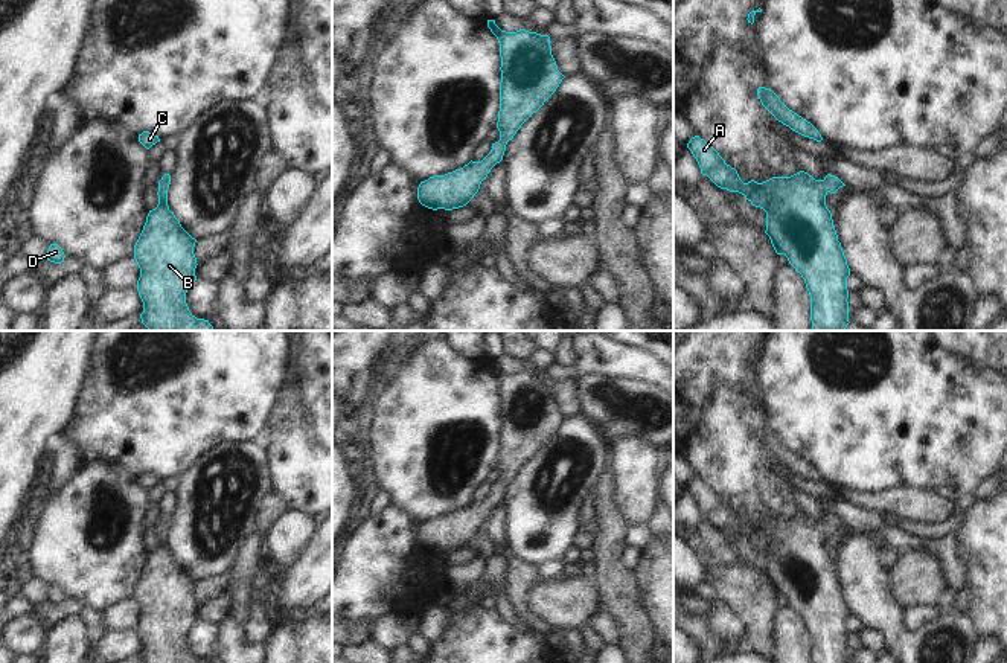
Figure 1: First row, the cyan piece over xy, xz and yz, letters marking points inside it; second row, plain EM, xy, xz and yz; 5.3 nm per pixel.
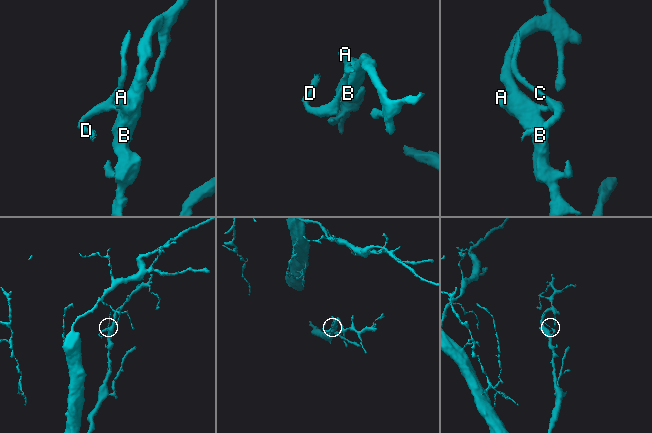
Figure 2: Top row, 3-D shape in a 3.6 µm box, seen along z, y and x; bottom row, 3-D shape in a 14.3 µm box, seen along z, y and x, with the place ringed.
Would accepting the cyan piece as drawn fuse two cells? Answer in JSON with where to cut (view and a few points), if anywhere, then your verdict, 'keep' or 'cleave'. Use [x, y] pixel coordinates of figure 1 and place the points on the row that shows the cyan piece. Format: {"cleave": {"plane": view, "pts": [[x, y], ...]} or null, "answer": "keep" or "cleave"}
{"cleave": null, "answer": "keep"}

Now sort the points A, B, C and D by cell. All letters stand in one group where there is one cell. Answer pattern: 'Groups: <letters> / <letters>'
Groups: A B C D.

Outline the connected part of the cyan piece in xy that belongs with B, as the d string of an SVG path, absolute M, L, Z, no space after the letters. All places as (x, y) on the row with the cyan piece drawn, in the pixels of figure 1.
M165 174L158 181L158 204L149 210L143 230L134 245L134 259L140 268L137 291L143 302L142 323L149 331L215 331L209 320L197 319L186 303L186 293L197 280L197 258L192 238L168 206L171 175Z

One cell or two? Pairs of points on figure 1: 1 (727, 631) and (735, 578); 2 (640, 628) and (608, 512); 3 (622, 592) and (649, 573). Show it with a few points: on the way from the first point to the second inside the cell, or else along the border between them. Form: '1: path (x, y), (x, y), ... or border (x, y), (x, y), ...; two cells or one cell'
1: border (719, 599), (741, 622), (747, 640); two cells
2: path (620, 599), (608, 570), (608, 541); one cell
3: border (632, 572), (640, 595), (640, 607), (648, 616); two cells

